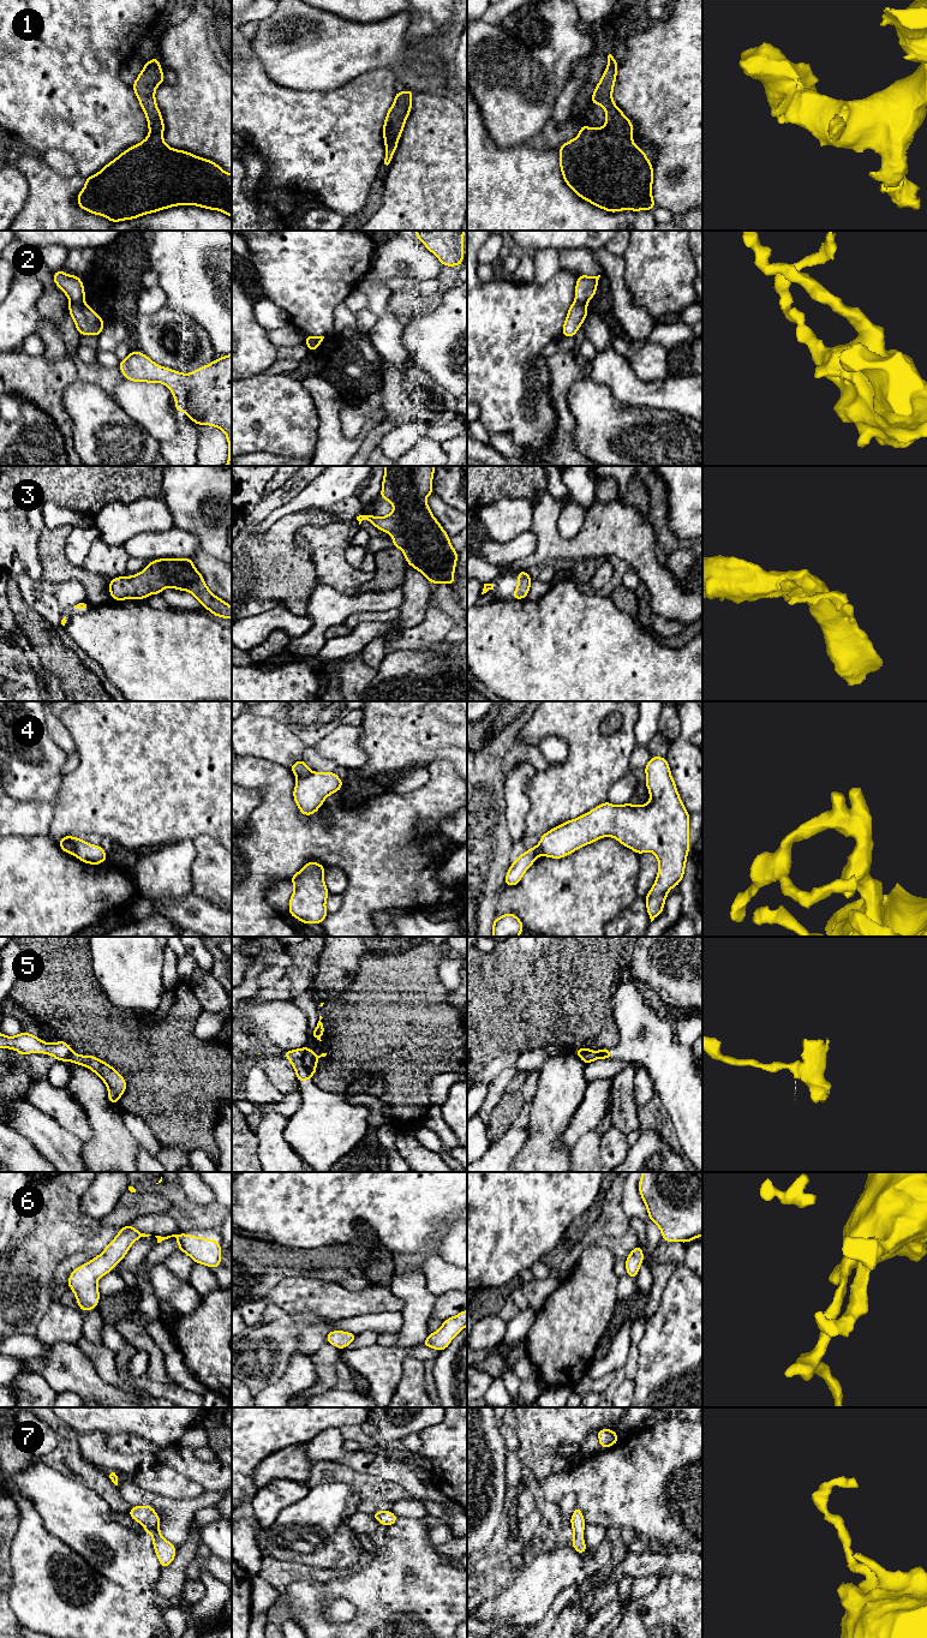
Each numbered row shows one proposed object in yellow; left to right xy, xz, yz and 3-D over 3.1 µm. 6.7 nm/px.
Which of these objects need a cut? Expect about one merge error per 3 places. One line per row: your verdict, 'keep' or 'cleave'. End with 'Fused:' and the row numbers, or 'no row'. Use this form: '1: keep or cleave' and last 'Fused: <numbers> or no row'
1: keep
2: cleave
3: keep
4: cleave
5: cleave
6: keep
7: keep
Fused: 2, 4, 5

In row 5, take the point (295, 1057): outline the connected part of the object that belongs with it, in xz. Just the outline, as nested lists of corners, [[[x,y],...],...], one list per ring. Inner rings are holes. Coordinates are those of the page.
[[[301,1047],[301,1048],[291,1050],[283,1053],[283,1057],[286,1057],[291,1062],[297,1074],[298,1082],[311,1080],[311,1076],[309,1075],[307,1069],[304,1065],[304,1056],[309,1048],[310,1047]]]

